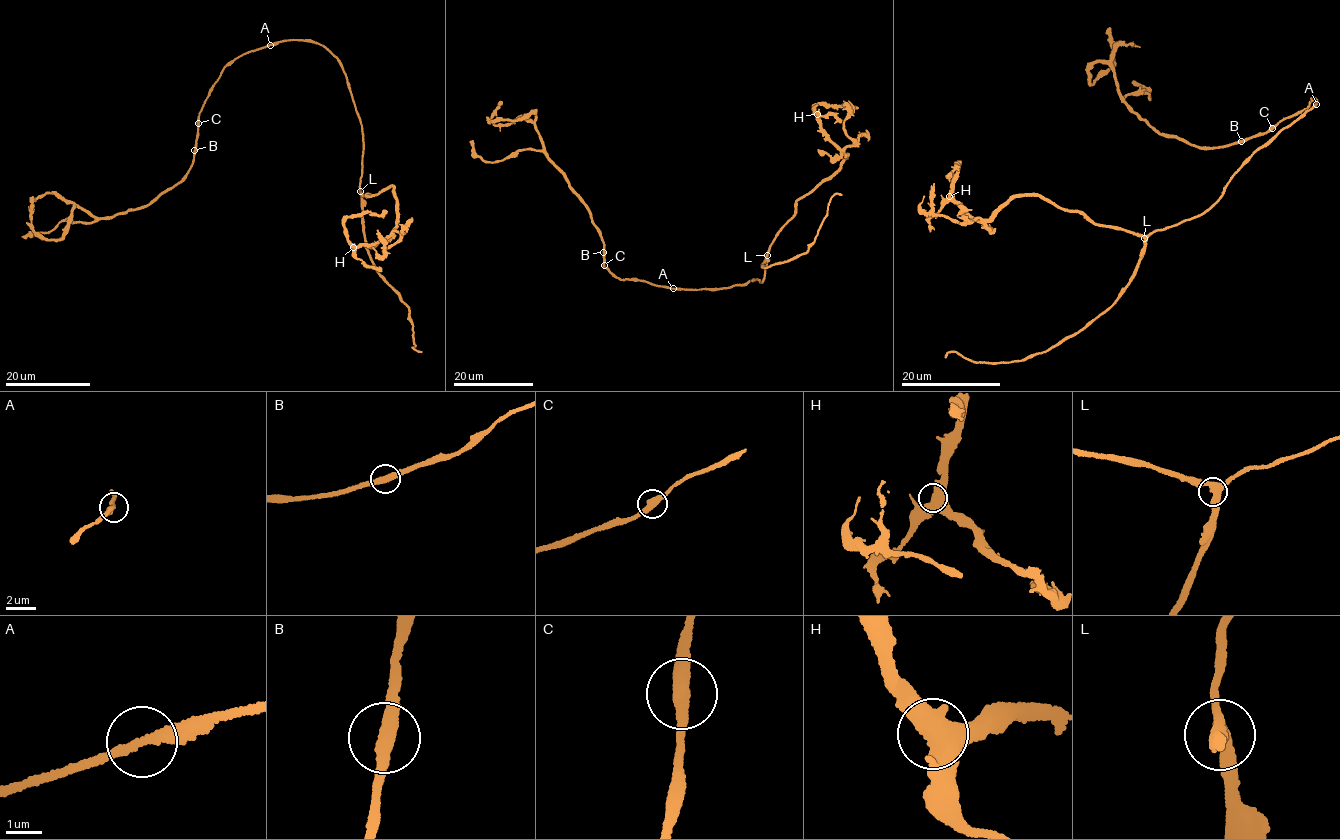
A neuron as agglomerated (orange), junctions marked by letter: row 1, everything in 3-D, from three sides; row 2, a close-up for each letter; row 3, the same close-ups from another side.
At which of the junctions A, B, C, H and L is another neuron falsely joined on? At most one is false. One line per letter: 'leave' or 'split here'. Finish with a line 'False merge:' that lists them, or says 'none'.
A: leave
B: leave
C: leave
H: leave
L: leave
False merge: none

